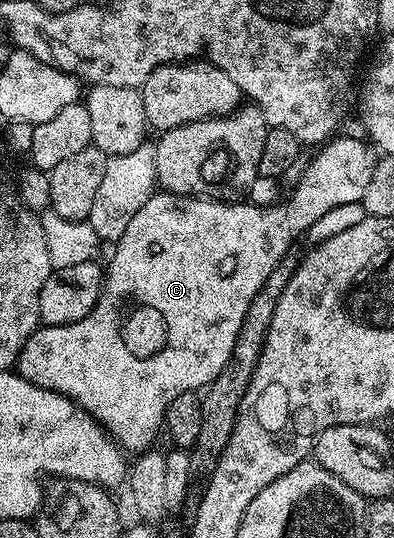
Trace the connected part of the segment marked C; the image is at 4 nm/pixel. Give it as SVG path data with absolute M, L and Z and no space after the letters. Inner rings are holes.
M338 134L325 141L315 152L318 153L307 162L306 169L303 170L302 177L298 180L298 185L290 192L290 197L283 204L270 204L267 208L257 208L254 204L238 204L242 202L223 202L201 196L178 196L175 192L155 191L133 215L132 220L124 229L123 236L113 245L114 253L110 256L110 265L108 263L105 265L102 293L96 306L87 316L80 318L80 322L39 326L31 333L18 349L16 361L18 375L36 386L59 392L70 400L75 400L84 411L92 413L98 419L99 424L118 441L123 449L147 449L151 445L149 442L157 428L163 427L166 411L172 398L176 398L176 394L205 389L226 369L227 364L230 363L232 350L236 346L236 338L242 329L244 314L248 314L248 306L252 298L256 298L268 274L284 260L282 258L293 244L294 239L298 235L301 237L306 234L312 224L322 218L328 210L333 210L336 206L356 203L364 198L364 190L368 190L368 181L372 178L372 170L376 163L375 153L365 139L357 140L345 134Z

